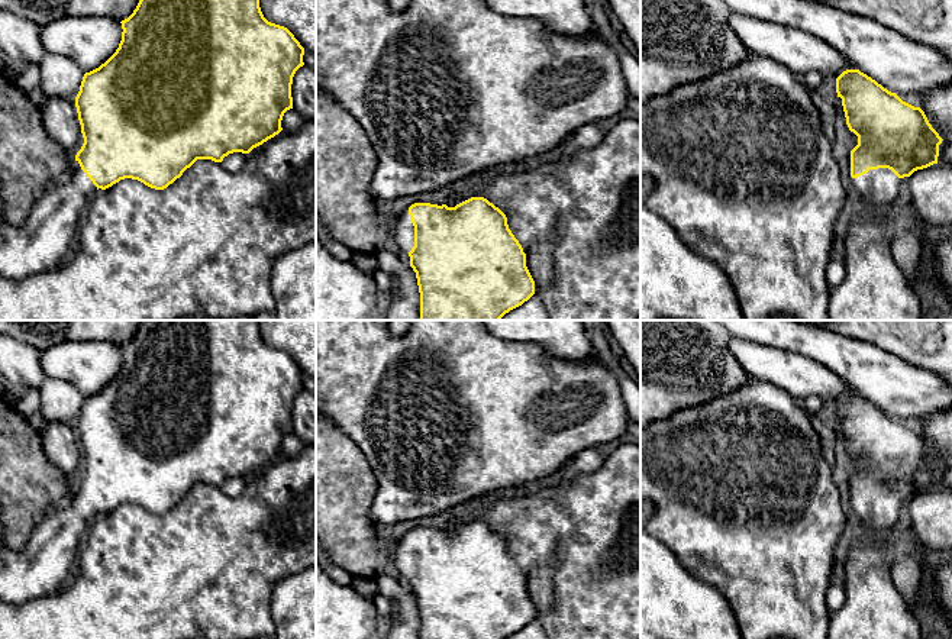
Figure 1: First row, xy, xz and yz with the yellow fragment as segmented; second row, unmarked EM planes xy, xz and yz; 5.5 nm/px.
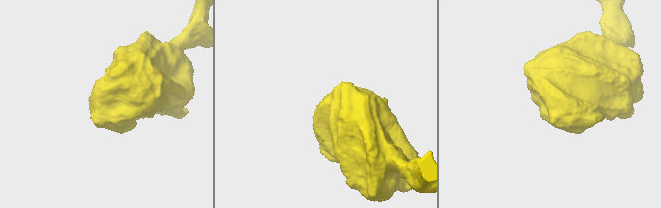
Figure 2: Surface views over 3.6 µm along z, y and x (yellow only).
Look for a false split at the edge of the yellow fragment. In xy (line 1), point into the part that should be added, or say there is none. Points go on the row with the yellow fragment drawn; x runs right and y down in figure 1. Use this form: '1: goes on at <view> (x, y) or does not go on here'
1: goes on at xy (39, 245)

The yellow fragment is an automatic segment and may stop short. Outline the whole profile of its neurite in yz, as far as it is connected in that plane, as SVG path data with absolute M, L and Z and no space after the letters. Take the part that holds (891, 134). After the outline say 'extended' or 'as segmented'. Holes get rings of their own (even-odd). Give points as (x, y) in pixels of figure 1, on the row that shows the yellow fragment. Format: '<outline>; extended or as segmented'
M846 70L836 78L836 93L842 99L846 125L858 136L858 145L851 151L851 177L861 194L862 206L872 213L890 212L898 197L900 180L914 171L938 164L942 138L929 123L924 112L903 101L875 80L859 70Z; extended

